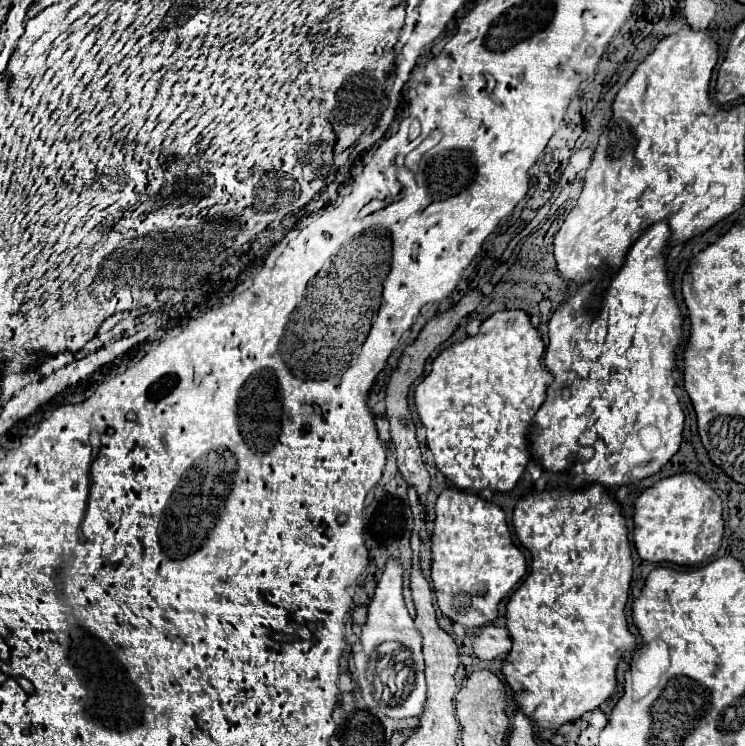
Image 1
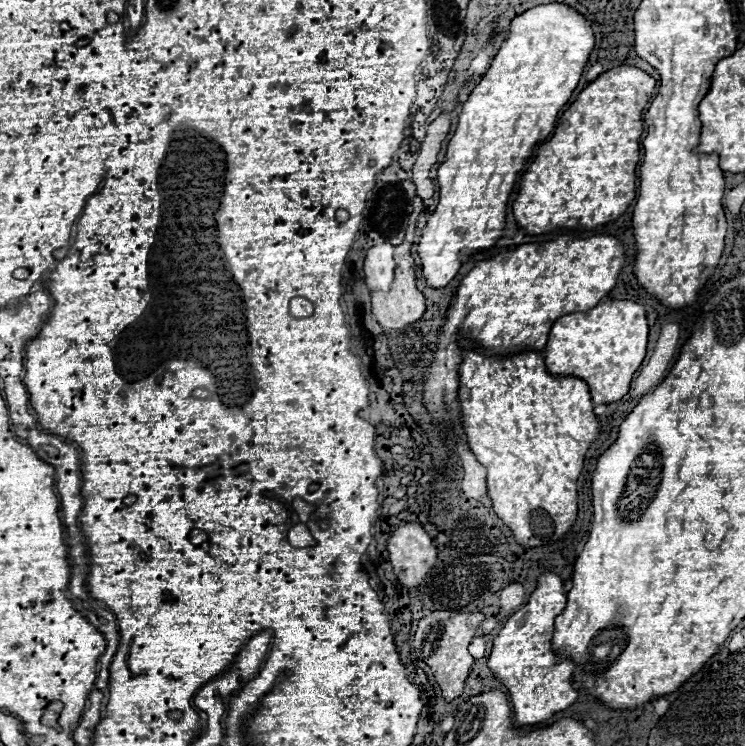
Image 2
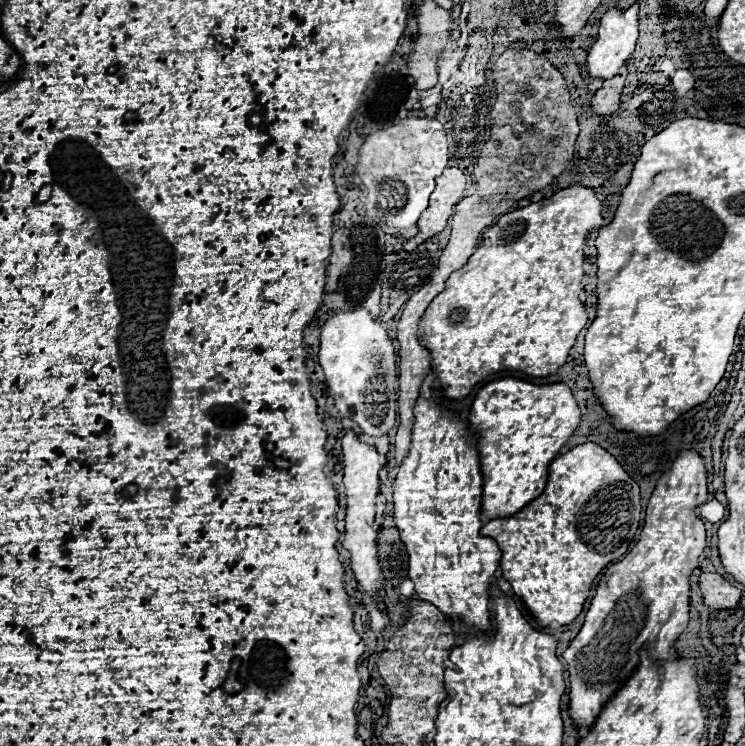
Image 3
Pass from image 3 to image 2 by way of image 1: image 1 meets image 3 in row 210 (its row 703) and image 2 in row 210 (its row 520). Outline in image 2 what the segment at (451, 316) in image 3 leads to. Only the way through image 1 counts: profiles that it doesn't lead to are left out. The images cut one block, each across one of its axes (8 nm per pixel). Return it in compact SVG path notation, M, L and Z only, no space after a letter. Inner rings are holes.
M618 66L600 74L562 114L552 138L540 146L534 162L522 174L518 198L512 204L516 224L528 236L544 236L554 230L586 232L620 218L636 198L636 166L640 162L640 138L644 132L642 112L654 94L656 80L634 66Z

